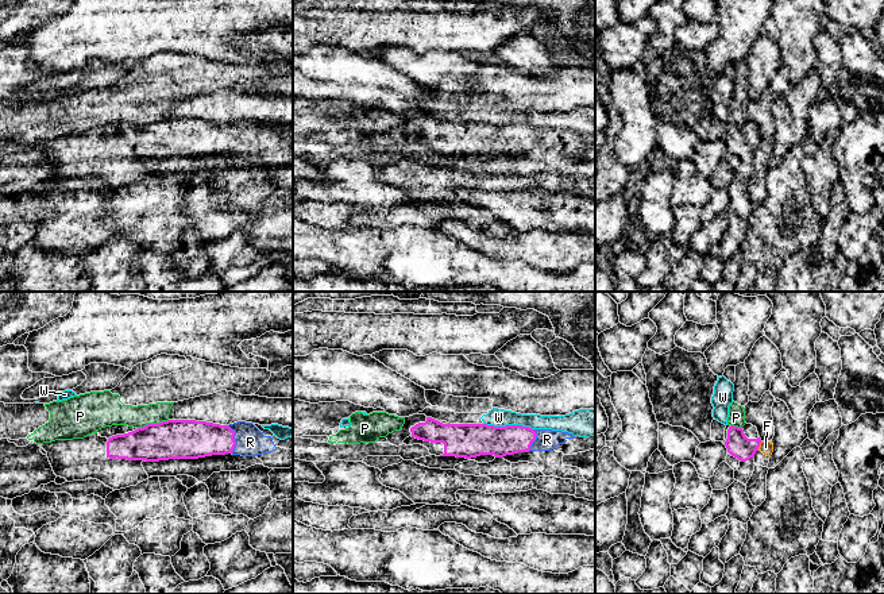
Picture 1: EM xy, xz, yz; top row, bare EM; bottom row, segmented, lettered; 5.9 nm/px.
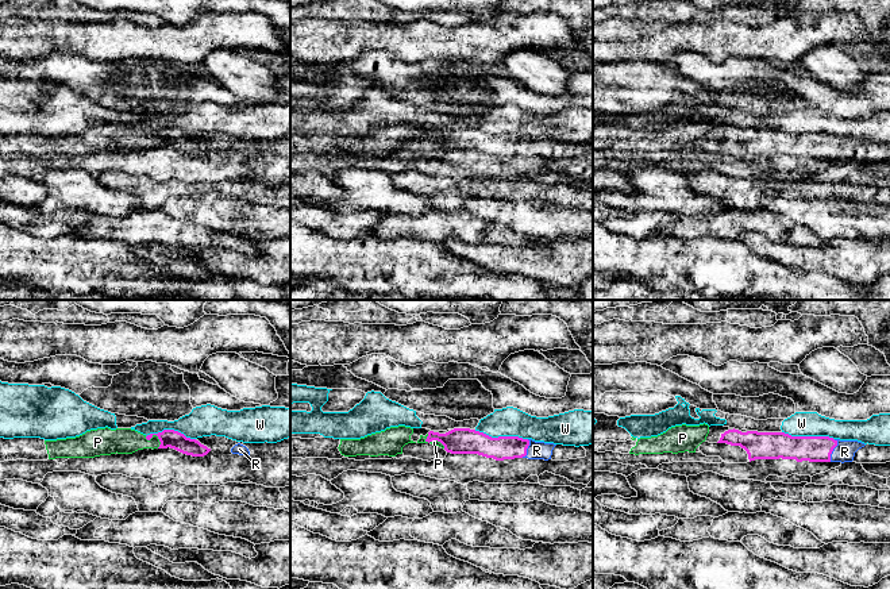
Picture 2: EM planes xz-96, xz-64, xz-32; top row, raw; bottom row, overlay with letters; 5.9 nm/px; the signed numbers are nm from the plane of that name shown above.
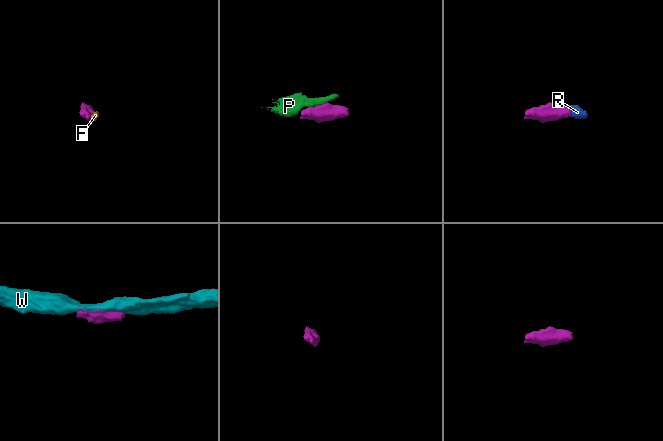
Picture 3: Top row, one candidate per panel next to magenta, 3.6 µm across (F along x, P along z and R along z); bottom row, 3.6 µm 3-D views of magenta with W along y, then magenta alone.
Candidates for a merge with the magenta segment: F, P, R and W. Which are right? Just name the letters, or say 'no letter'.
R

